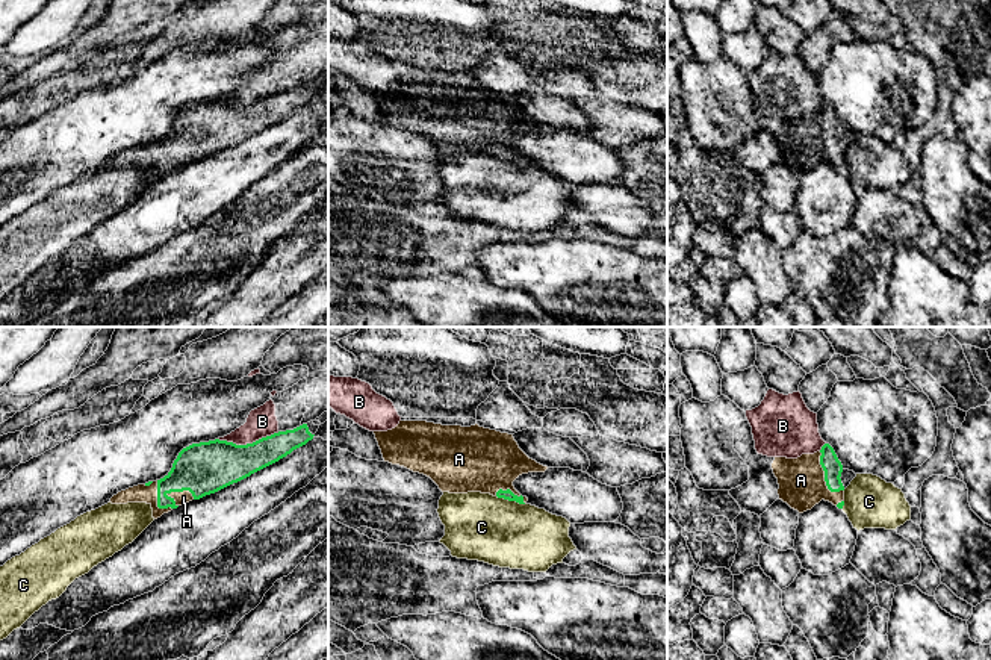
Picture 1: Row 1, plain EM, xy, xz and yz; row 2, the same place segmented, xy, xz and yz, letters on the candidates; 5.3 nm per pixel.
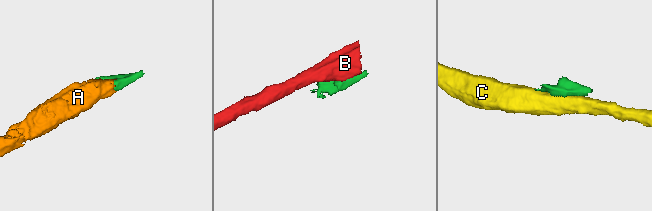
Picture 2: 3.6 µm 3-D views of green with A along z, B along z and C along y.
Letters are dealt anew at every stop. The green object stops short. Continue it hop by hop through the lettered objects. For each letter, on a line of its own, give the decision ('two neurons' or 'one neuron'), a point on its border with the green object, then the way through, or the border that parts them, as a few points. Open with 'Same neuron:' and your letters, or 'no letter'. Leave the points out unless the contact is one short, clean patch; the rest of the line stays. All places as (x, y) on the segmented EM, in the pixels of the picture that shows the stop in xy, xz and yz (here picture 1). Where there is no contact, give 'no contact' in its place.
Same neuron: A
A: one neuron; meets green in yz at (825, 477)
B: two neurons; meets green in xy at (248, 444)
C: two neurons; meets green in xz at (512, 500)

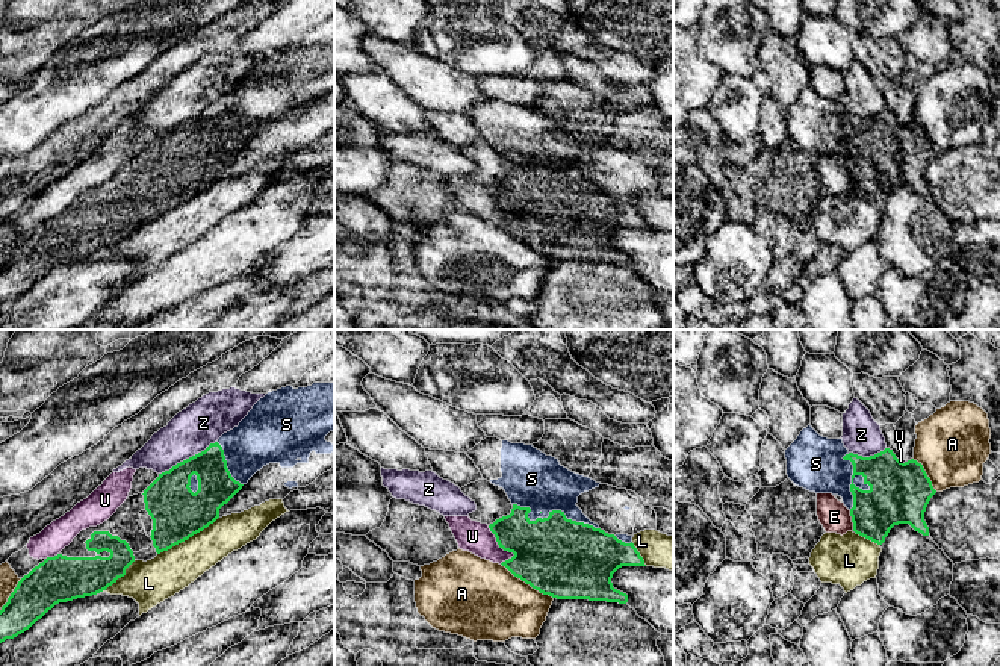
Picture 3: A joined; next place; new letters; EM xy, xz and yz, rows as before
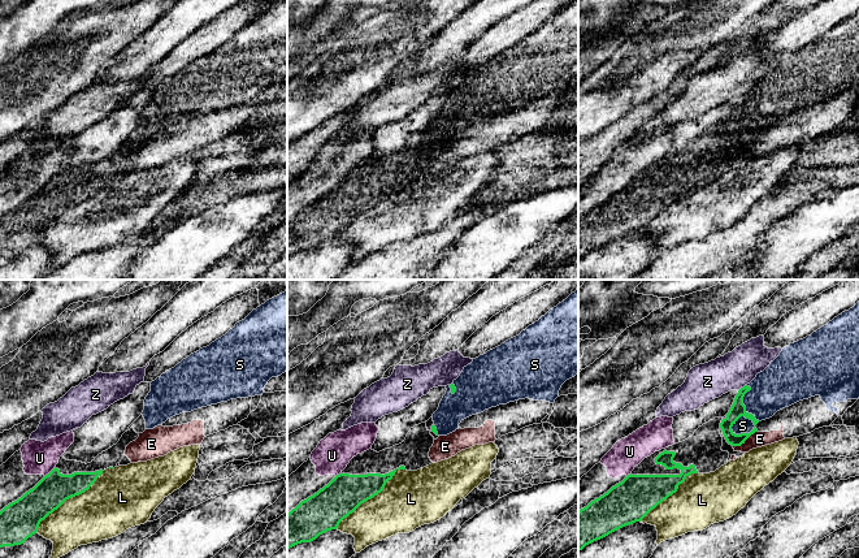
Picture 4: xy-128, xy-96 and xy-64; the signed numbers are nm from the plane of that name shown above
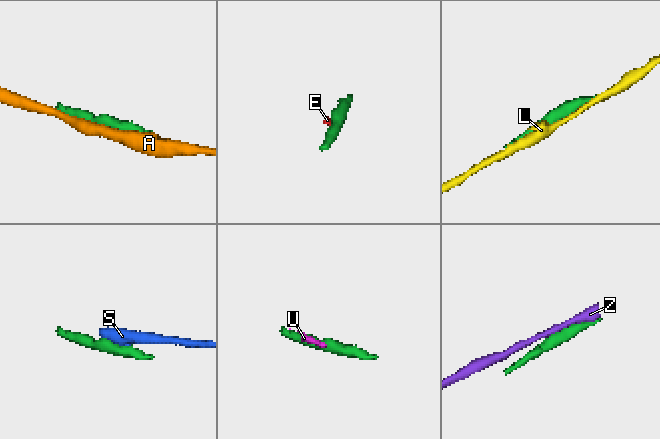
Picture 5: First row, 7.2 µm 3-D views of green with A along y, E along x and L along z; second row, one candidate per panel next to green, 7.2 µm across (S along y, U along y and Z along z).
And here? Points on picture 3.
Same neuron: no letter
A: two neurons; meets green in xz at (527, 583)
E: two neurons; meets green in yz at (852, 521); border along yz (849, 510), (854, 530)
L: two neurons; meets green in xy at (188, 538)
S: two neurons; meets green in yz at (852, 480)
U: two neurons; meets green in xz at (500, 545)
Z: two neurons; meets green in xy at (186, 459)

